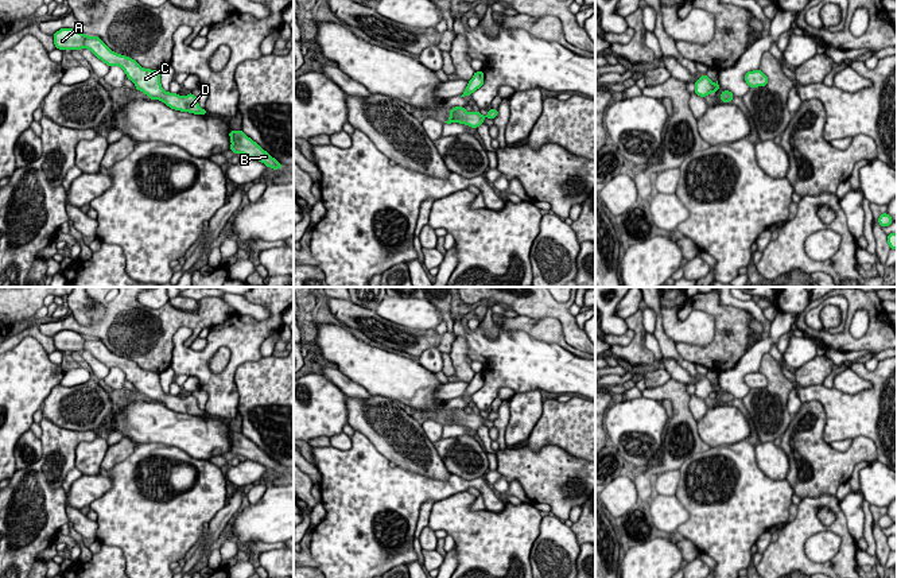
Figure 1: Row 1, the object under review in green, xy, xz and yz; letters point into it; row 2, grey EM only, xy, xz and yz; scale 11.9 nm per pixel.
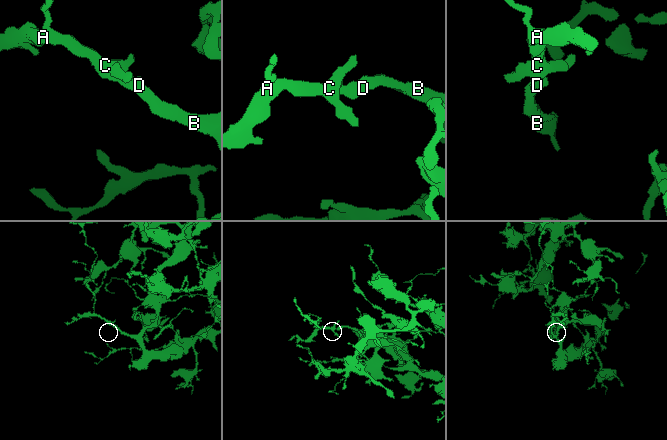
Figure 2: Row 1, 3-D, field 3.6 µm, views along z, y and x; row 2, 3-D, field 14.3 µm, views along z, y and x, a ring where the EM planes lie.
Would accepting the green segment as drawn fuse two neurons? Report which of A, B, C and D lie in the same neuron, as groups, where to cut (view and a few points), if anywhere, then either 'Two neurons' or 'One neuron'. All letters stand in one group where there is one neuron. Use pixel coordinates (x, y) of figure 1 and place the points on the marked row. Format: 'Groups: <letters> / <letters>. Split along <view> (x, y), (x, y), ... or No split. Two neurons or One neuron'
Groups: A B C D. No split. One neuron

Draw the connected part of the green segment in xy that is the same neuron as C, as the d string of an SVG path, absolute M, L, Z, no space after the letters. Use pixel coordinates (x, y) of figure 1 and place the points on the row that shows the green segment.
M61 28L53 38L55 47L62 51L66 49L89 49L108 66L120 66L125 71L127 78L135 84L136 89L147 94L151 100L160 100L175 110L207 115L207 112L198 105L198 100L193 93L180 97L179 93L164 92L159 71L143 69L135 59L112 51L98 36L88 36L73 28Z

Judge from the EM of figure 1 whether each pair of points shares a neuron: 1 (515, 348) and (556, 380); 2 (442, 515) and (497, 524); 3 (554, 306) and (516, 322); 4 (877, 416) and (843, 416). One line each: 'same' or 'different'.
1: same
2: same
3: different
4: same

